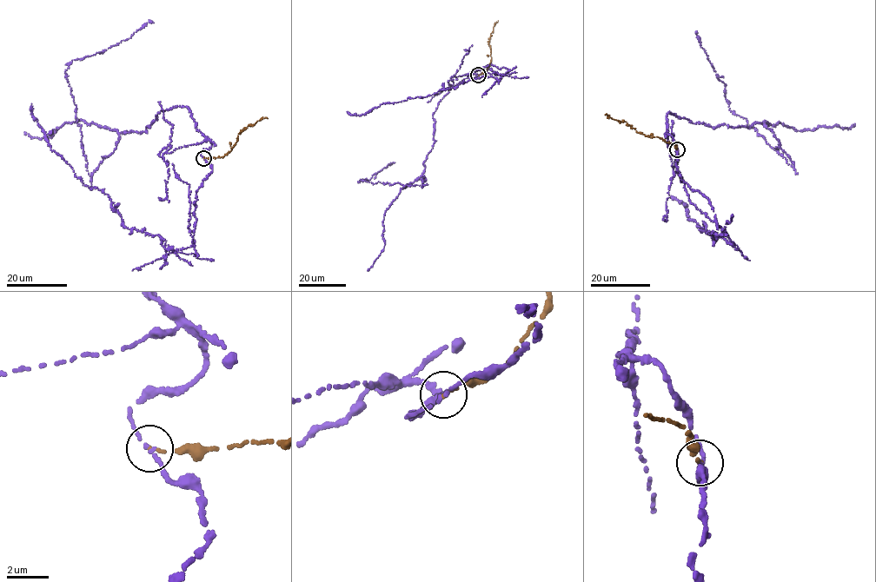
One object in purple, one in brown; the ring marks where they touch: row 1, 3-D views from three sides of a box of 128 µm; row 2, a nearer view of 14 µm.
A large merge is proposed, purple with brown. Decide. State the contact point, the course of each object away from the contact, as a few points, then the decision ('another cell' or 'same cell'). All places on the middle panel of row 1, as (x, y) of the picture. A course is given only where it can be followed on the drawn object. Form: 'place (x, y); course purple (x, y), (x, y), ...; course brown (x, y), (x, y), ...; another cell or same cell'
place (478, 75); course purple (478, 75), (470, 74), (438, 103), (423, 186), (360, 180), (394, 162); course brown (478, 75), (490, 65), (487, 42), (497, 20); another cell

